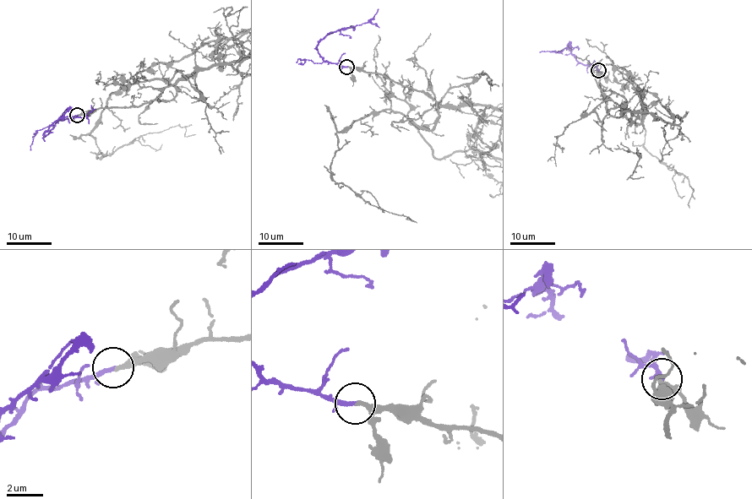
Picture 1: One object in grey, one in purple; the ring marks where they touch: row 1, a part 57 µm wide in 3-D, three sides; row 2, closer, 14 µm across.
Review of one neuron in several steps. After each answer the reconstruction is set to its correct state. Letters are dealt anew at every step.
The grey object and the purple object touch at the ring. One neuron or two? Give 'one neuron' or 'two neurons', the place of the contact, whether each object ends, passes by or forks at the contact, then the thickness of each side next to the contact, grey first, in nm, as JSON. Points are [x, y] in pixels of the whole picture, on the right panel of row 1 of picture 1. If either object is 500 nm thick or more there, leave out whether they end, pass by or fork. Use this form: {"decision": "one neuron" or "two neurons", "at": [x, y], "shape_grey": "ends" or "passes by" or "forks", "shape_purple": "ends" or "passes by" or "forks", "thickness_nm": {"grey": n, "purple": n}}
{"decision": "one neuron", "at": [598, 70], "shape_grey": "ends", "shape_purple": "ends", "thickness_nm": {"grey": 240, "purple": 240}}

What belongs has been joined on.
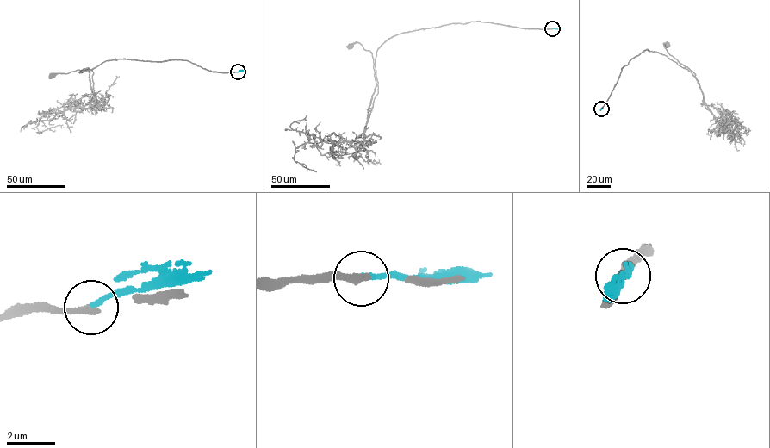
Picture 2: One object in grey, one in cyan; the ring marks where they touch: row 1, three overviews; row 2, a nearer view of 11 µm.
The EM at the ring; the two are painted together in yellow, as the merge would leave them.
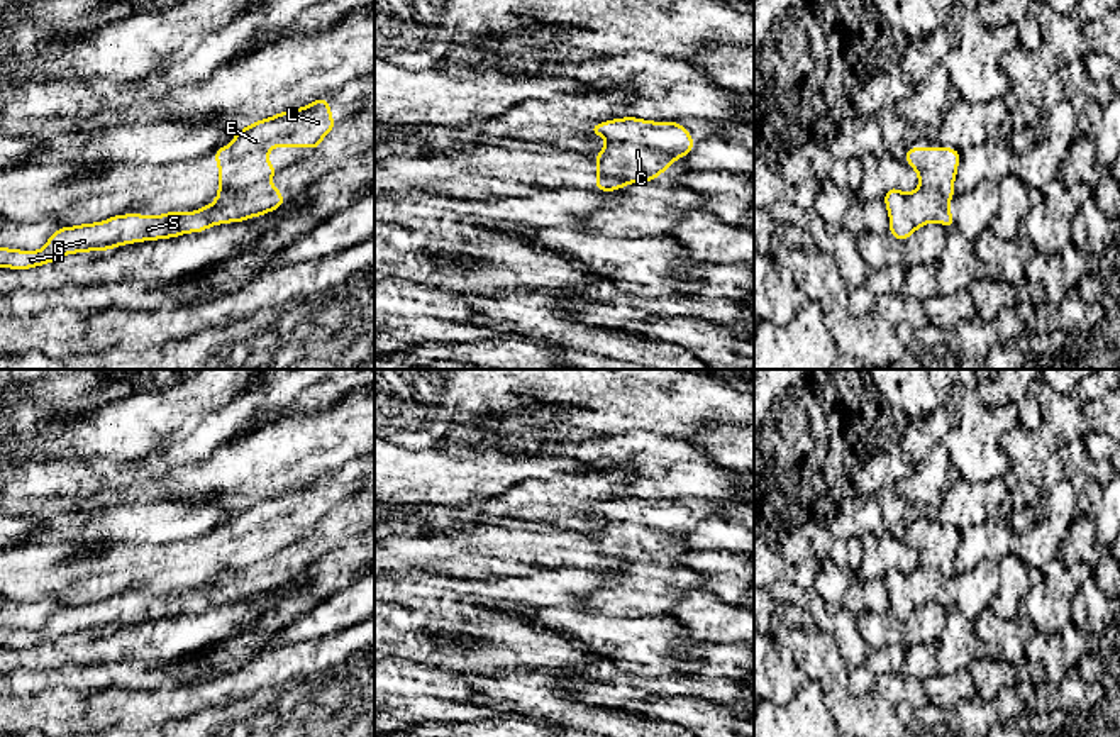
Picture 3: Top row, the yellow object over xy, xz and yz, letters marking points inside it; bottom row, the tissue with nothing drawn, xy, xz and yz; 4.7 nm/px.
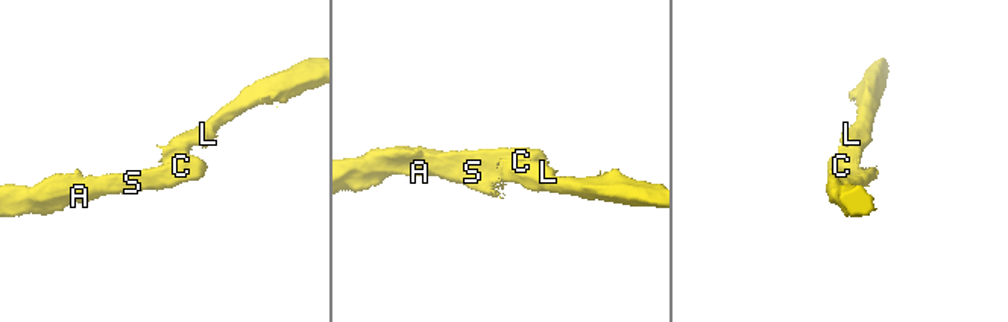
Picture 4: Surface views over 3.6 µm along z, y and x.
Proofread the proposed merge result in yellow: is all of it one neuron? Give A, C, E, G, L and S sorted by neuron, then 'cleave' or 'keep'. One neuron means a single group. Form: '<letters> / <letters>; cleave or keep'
A C G S / E L; cleave

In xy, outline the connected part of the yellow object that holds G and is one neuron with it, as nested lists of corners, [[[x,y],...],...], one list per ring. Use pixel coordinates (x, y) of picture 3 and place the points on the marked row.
[[[263,181],[244,190],[229,190],[210,205],[188,213],[176,210],[163,215],[125,213],[103,222],[61,227],[39,251],[0,247],[0,268],[30,269],[54,263],[66,254],[103,252],[125,244],[203,232],[219,224],[244,222],[264,215],[285,203],[280,190],[273,183]]]

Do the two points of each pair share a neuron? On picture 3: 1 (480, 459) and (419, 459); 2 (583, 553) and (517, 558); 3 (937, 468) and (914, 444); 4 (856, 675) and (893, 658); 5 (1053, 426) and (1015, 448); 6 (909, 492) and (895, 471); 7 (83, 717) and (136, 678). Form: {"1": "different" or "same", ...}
{"1": "same", "2": "same", "3": "different", "4": "same", "5": "different", "6": "different", "7": "different"}

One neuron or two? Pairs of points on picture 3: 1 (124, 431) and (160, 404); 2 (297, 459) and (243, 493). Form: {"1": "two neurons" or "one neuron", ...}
{"1": "one neuron", "2": "one neuron"}

